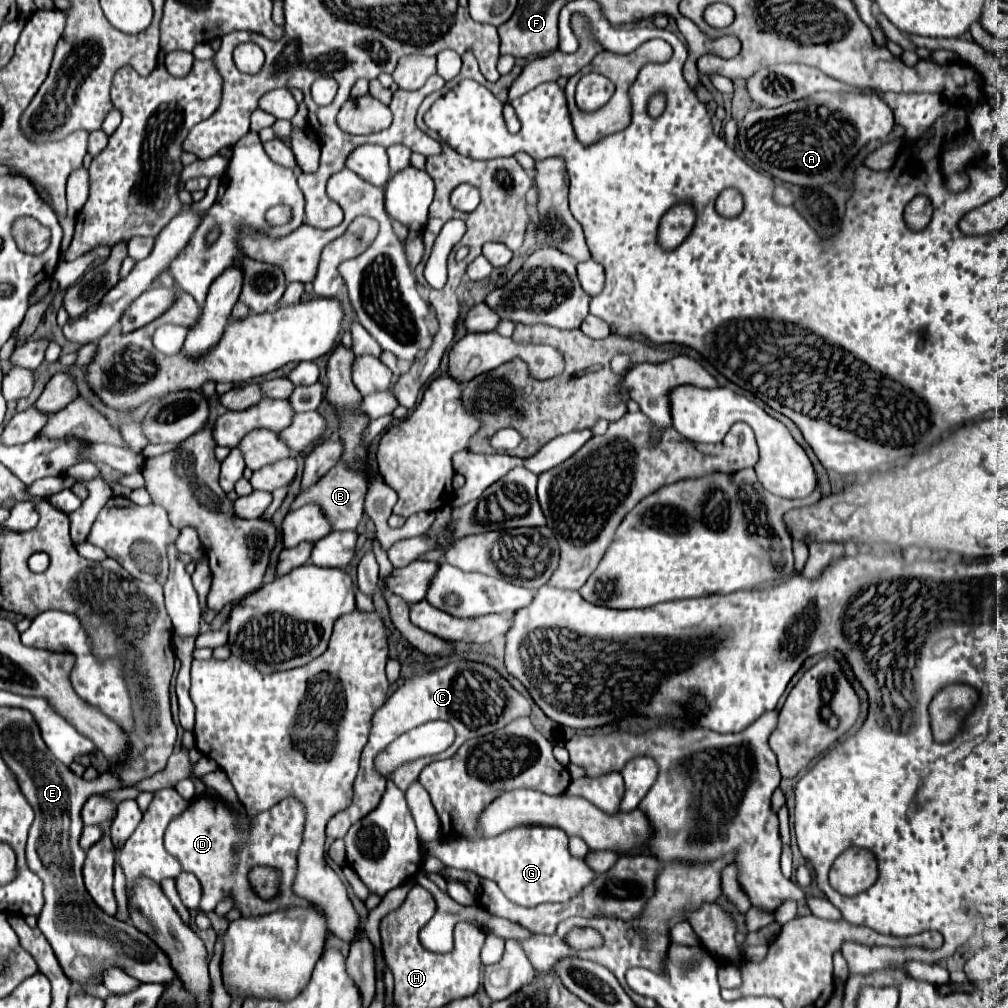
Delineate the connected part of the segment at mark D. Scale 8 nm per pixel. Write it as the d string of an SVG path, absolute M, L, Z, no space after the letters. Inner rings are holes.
M205 794L197 800L191 800L189 806L171 820L165 832L165 850L181 864L185 872L191 872L199 878L203 888L199 910L205 914L213 912L223 898L233 898L233 904L241 916L263 916L289 906L307 906L309 900L293 892L297 874L295 854L303 840L303 818L303 804L293 798L281 800L277 806L257 814L255 818L237 818L221 796ZM253 866L271 866L283 870L283 894L279 898L267 902L251 890L247 872Z

